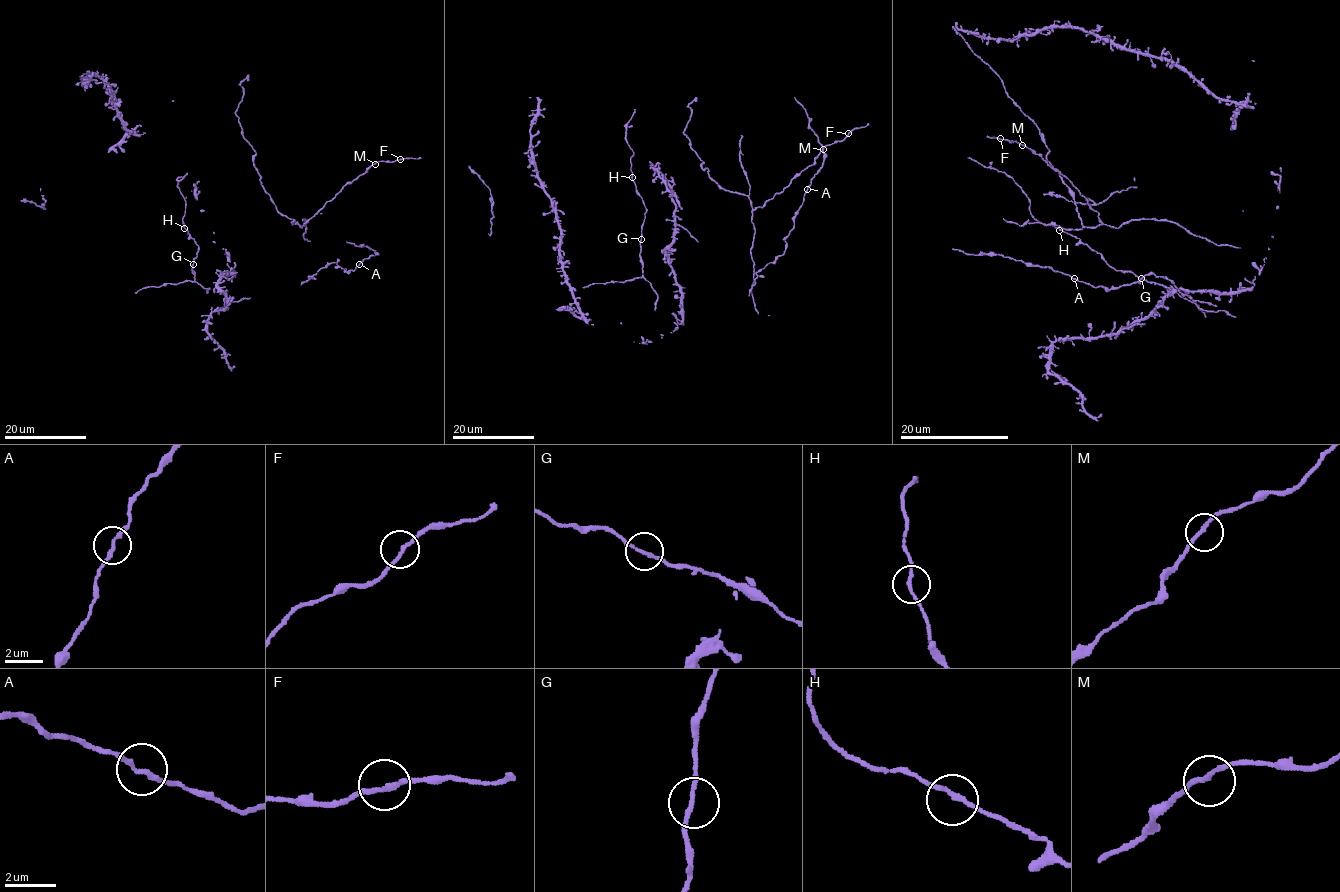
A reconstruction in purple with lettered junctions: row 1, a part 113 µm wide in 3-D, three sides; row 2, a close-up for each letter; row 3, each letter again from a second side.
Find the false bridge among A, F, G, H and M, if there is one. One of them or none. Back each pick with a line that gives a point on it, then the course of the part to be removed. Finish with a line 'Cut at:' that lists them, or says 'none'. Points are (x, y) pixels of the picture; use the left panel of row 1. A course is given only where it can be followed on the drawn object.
Cut at: none

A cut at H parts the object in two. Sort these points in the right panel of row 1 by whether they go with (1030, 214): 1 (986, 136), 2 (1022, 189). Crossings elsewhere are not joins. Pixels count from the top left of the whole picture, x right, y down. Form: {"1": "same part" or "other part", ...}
{"1": "other part", "2": "same part"}

